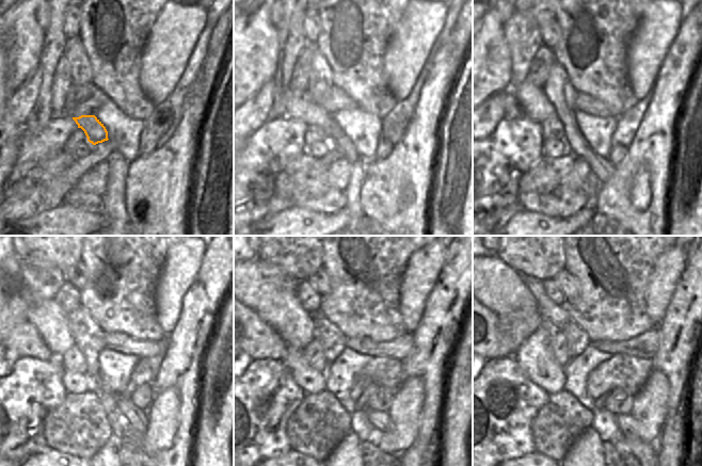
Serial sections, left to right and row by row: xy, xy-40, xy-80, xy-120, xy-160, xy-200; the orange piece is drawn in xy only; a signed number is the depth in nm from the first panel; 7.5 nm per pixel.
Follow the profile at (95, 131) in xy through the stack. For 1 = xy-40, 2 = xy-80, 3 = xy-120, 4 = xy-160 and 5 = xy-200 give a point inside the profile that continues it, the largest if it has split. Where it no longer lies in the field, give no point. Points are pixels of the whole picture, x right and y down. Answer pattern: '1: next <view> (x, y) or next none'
1: next xy-40 (301, 108)
2: next xy-80 (535, 103)
3: next xy-120 (51, 323)
4: next xy-160 (278, 306)
5: next xy-200 (497, 286)

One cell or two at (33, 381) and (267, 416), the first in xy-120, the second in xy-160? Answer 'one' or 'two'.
one

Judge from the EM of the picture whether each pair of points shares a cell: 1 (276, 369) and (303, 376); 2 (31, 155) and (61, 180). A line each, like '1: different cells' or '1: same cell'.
1: different cells
2: different cells

